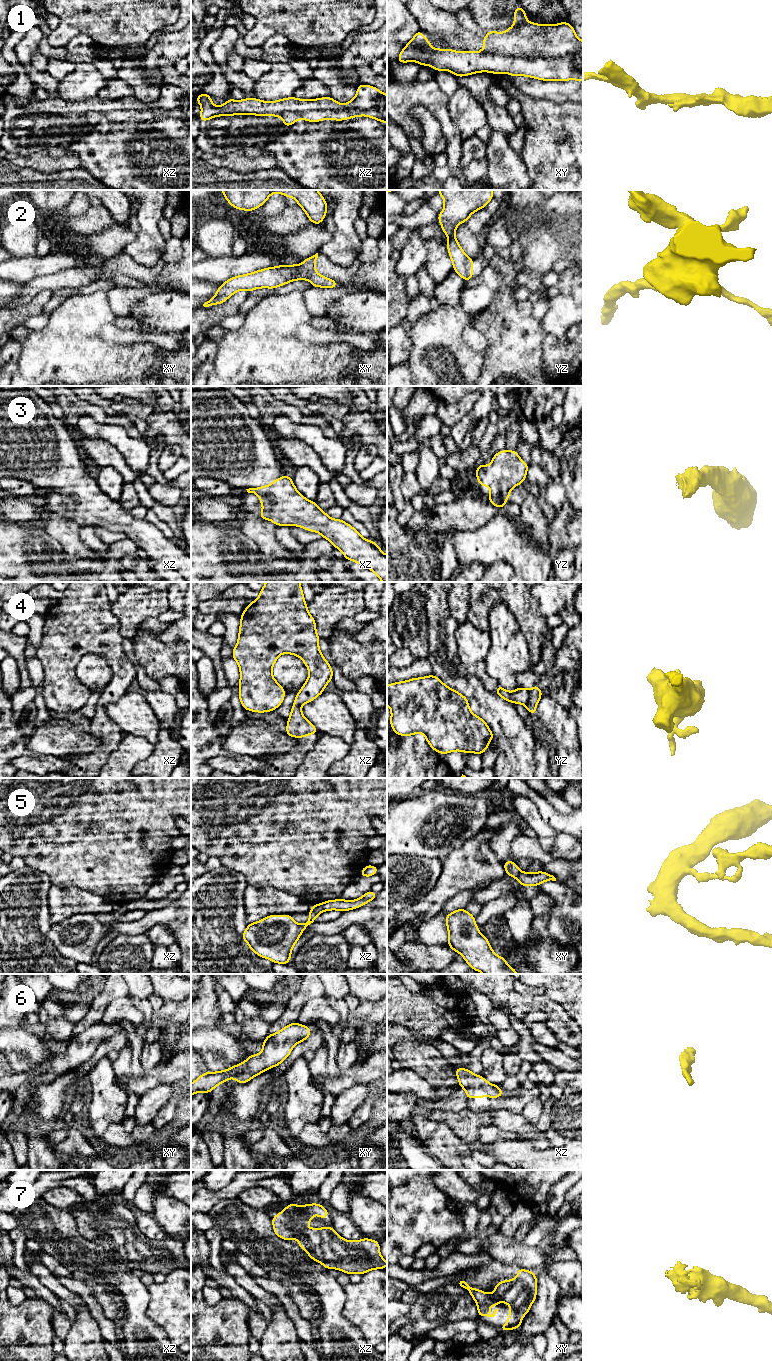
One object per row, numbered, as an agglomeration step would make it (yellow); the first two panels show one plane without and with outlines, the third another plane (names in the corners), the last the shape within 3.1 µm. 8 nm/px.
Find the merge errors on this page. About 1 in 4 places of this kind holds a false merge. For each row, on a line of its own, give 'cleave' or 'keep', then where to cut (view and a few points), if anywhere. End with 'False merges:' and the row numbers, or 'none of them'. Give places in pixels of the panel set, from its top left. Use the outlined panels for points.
1: keep; cut none
2: cleave; cut yz (467, 257), (466, 275), (468, 279)
3: keep; cut none
4: keep; cut none
5: cleave; cut xz (320, 904), (323, 910)
6: keep; cut none
7: keep; cut none
False merges: 2, 5

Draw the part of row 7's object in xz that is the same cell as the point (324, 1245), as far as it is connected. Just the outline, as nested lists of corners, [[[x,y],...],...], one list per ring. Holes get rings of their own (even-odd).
[[[289,1203],[283,1211],[271,1218],[274,1234],[284,1240],[298,1239],[298,1246],[326,1269],[364,1275],[367,1271],[387,1267],[387,1261],[379,1251],[380,1243],[376,1240],[363,1238],[348,1241],[341,1238],[333,1227],[308,1229],[306,1224],[314,1218],[313,1212],[321,1219],[329,1215],[321,1204],[298,1206]]]

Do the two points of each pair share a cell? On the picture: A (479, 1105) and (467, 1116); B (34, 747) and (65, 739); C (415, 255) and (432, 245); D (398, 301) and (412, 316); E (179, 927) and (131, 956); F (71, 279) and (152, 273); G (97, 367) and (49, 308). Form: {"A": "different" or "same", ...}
{"A": "different", "B": "same", "C": "different", "D": "different", "E": "different", "F": "same", "G": "different"}

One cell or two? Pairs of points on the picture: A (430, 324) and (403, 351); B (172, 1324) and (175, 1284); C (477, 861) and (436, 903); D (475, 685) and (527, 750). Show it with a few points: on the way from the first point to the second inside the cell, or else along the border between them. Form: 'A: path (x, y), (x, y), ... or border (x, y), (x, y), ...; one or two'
A: border (406, 331), (411, 344), (411, 353), (407, 363); two
B: path (172, 1314), (172, 1303), (175, 1300), (175, 1294); one
C: path (466, 871), (445, 892); one
D: path (484, 701), (504, 721), (511, 734); one

